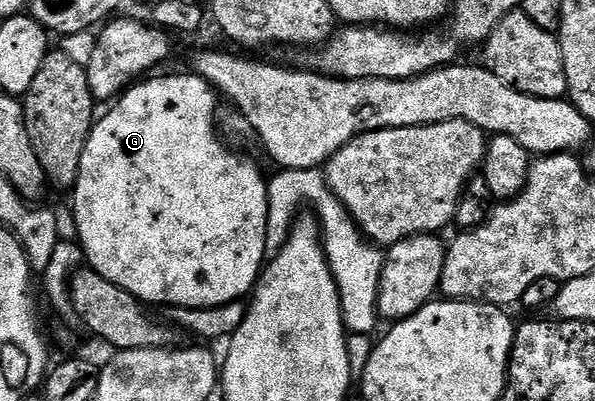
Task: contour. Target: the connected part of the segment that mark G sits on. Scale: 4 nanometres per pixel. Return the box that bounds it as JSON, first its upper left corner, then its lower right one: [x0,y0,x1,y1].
[70,72,268,307]

